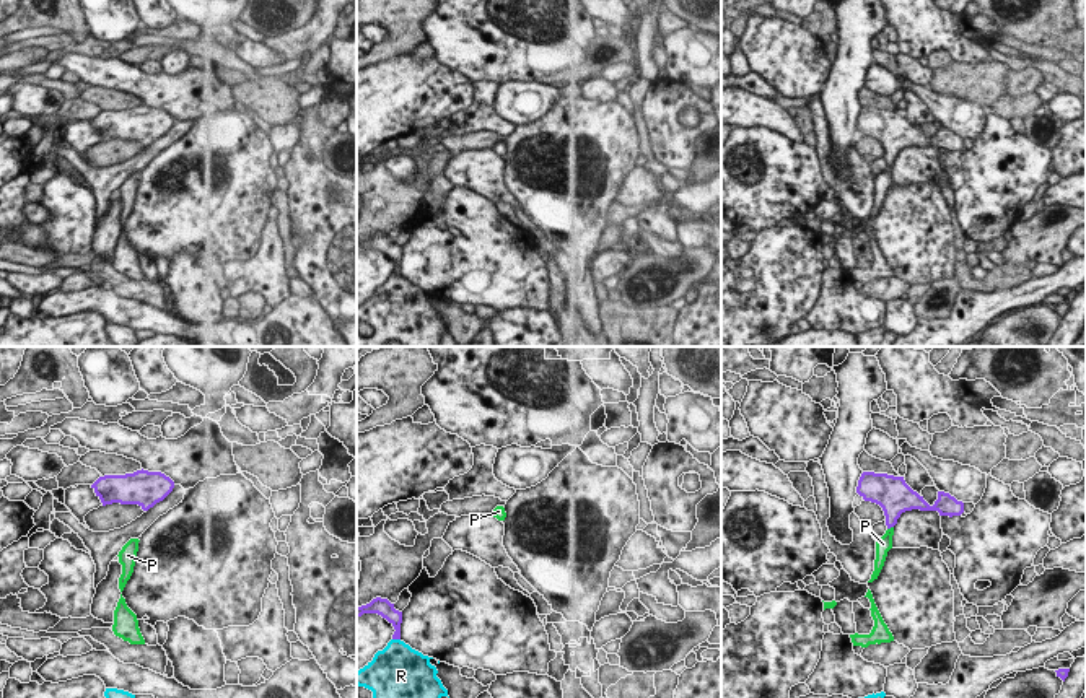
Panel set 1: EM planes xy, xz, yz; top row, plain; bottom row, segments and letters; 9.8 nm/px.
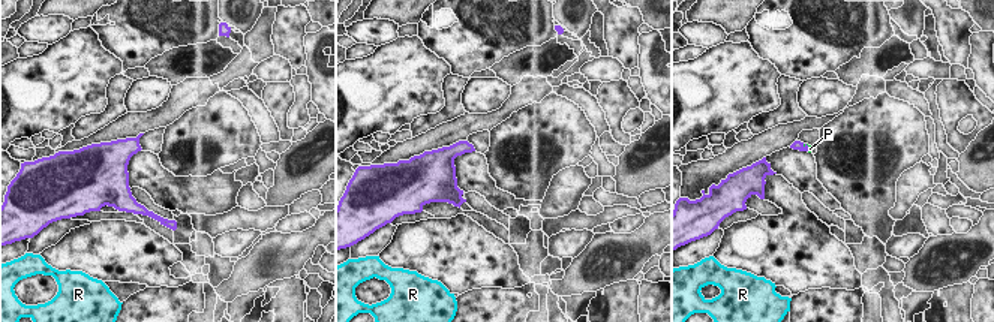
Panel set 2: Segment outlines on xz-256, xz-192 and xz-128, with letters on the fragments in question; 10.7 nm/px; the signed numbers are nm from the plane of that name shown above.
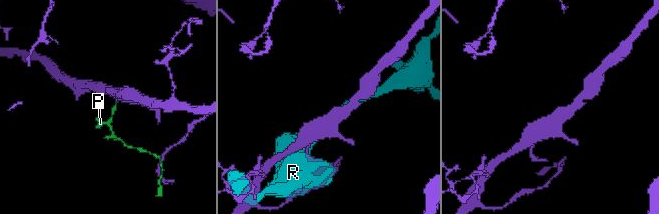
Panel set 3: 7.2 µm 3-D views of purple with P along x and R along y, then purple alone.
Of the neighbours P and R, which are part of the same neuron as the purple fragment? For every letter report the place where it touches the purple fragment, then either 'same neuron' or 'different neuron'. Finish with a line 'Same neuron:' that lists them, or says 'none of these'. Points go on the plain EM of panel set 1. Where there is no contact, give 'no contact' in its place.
P: contact yz (889, 163); same neuron
R: contact xz (396, 274); different neuron
Same neuron: P

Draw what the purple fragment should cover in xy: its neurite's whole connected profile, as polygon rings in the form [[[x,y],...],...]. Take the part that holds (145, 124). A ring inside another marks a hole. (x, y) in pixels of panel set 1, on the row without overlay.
[[[142,104],[125,111],[99,112],[91,124],[103,142],[112,138],[138,140],[143,146],[148,146],[173,127],[174,117],[161,107]]]

